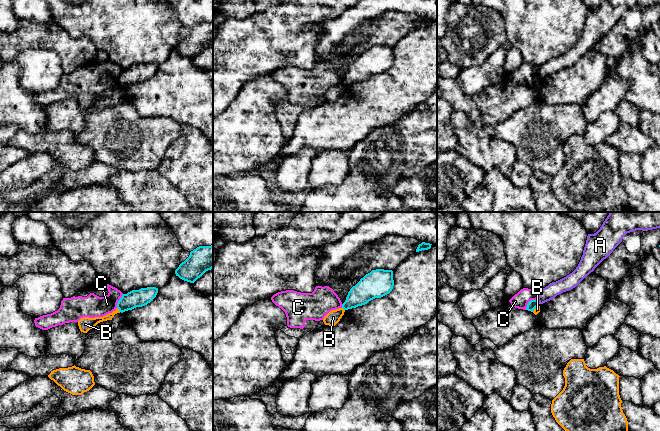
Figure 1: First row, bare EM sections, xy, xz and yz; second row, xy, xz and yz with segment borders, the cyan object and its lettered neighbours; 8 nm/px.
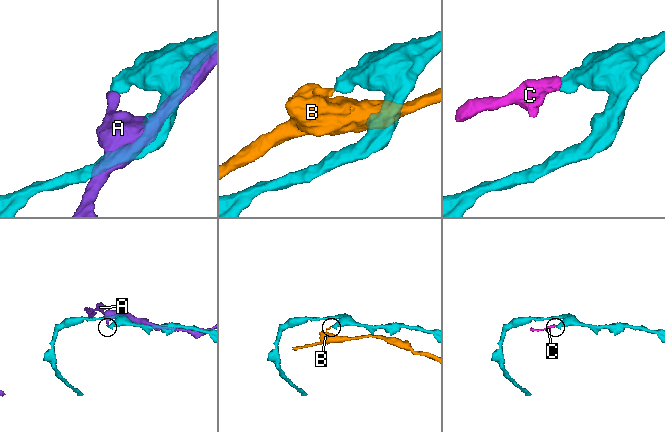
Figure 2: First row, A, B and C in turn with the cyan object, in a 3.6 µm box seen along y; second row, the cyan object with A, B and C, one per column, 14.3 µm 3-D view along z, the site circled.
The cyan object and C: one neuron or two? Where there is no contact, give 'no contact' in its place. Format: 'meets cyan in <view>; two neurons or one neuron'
meets cyan in yz; two neurons

